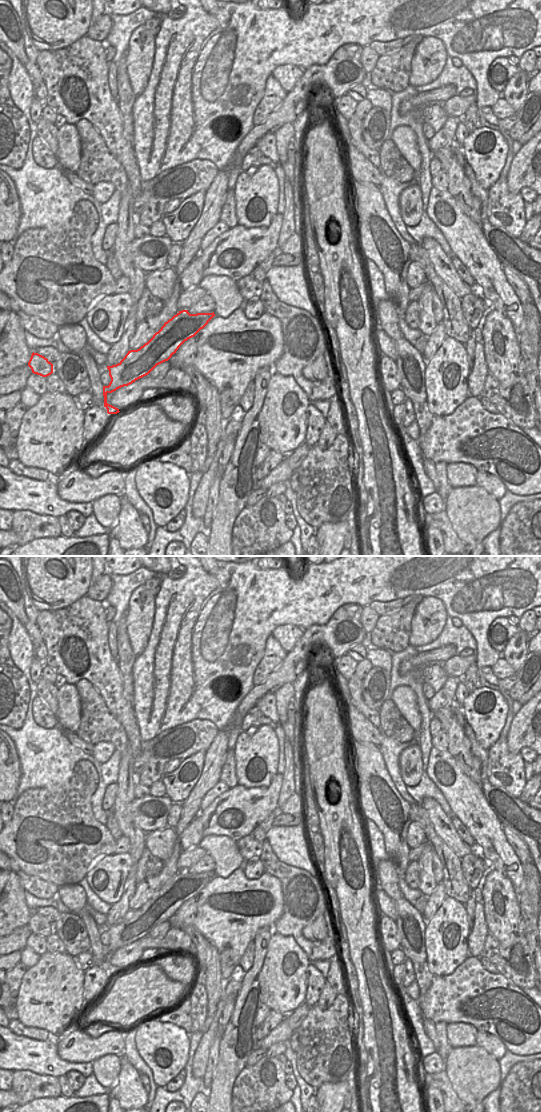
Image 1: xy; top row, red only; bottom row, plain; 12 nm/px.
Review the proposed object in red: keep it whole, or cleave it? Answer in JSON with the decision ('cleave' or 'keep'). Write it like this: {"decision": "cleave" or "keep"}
{"decision": "cleave"}

